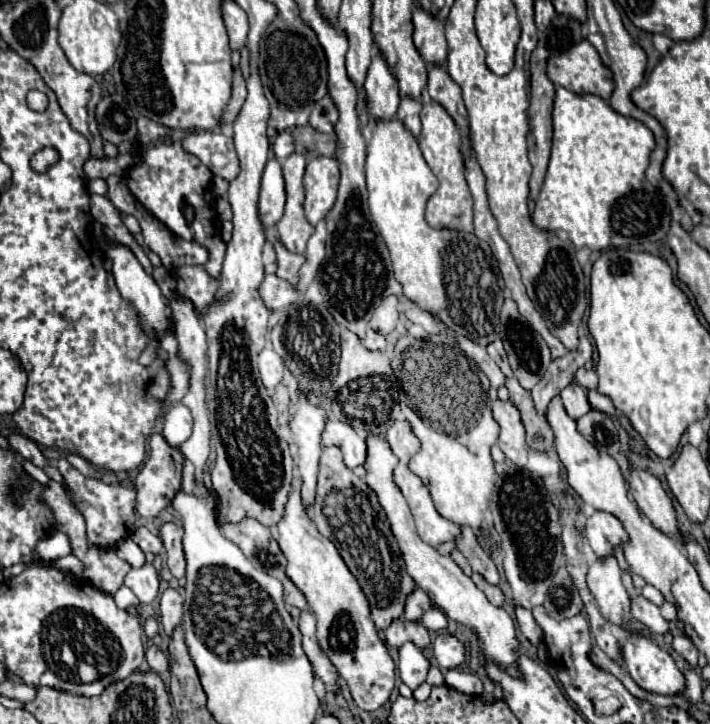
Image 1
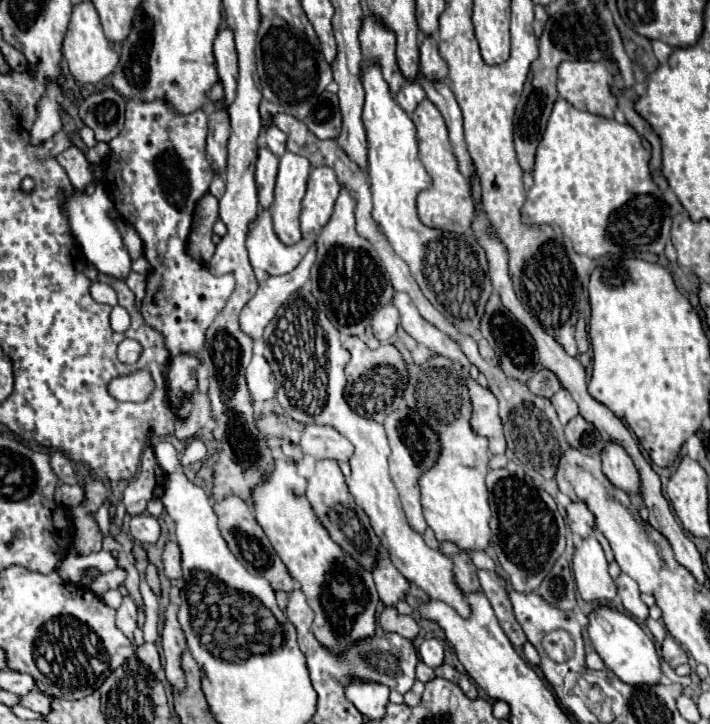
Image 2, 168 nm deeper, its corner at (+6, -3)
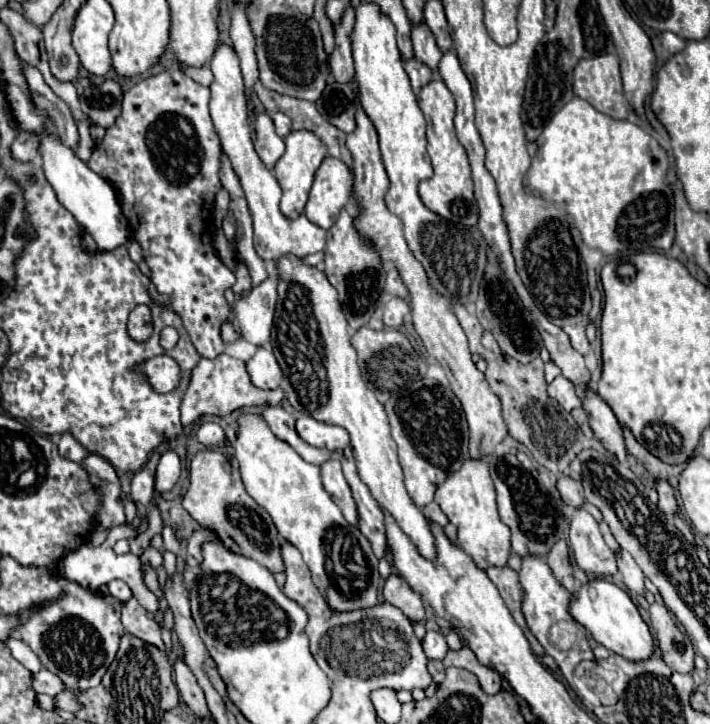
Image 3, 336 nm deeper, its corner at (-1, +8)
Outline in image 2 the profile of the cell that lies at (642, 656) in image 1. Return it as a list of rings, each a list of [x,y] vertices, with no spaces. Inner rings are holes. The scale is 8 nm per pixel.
[[[600,607],[594,613],[590,613],[588,619],[590,619],[588,635],[592,639],[596,653],[602,657],[604,665],[618,675],[620,681],[628,685],[658,685],[660,683],[662,669],[660,669],[658,651],[652,639],[642,631],[642,627],[632,617],[608,607]]]

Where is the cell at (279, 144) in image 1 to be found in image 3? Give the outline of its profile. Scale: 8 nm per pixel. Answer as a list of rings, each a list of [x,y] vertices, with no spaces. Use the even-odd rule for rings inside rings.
[[[275,112],[275,114],[273,114],[273,122],[275,122],[275,130],[277,130],[277,134],[279,134],[281,138],[291,132],[291,120],[289,120],[285,114]]]

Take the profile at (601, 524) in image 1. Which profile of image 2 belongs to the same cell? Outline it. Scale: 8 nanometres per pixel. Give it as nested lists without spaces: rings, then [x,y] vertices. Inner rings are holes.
[[[580,501],[570,503],[566,511],[568,511],[566,521],[568,521],[572,533],[576,533],[576,535],[580,535],[580,537],[584,537],[584,539],[594,533],[596,521],[594,521],[594,515],[590,513],[590,509],[588,509],[584,503],[580,503]]]

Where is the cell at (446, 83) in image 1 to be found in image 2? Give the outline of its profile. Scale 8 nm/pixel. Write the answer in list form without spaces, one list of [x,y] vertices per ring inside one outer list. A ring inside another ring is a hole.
[[[424,37],[420,45],[420,73],[428,81],[444,81],[448,77],[448,65],[438,53],[436,41],[432,37]]]

